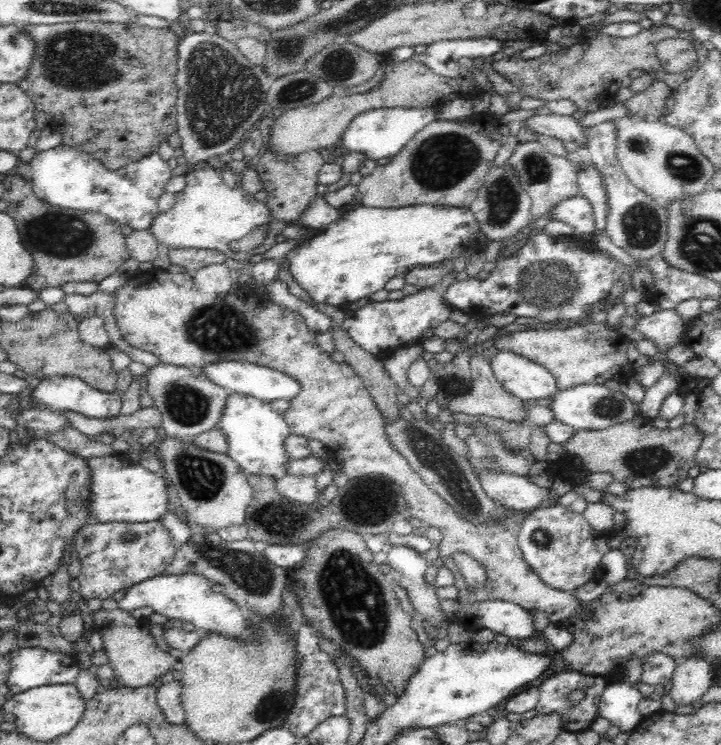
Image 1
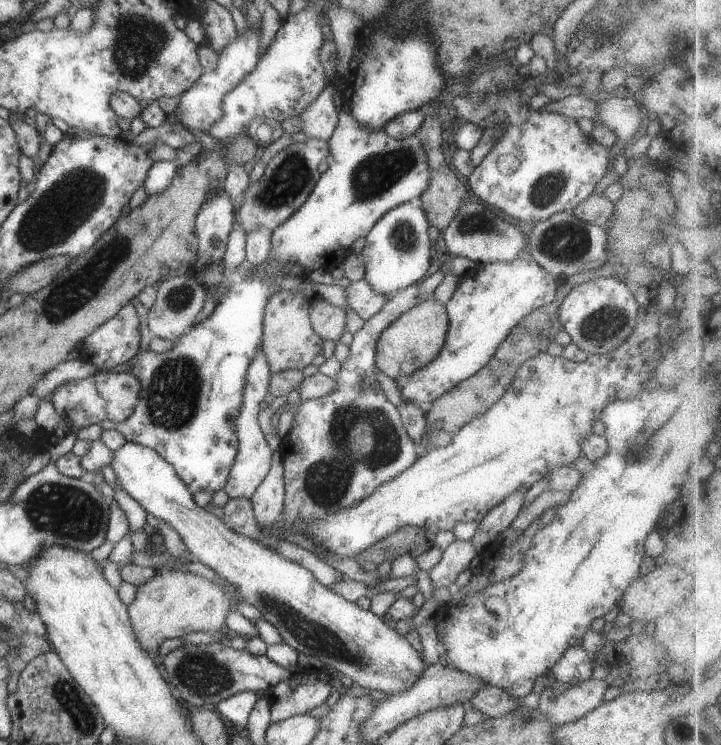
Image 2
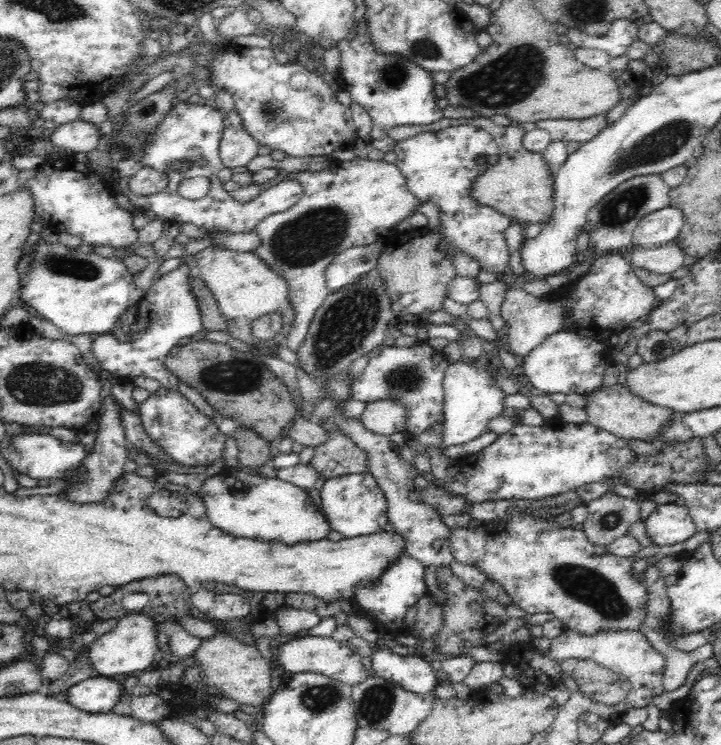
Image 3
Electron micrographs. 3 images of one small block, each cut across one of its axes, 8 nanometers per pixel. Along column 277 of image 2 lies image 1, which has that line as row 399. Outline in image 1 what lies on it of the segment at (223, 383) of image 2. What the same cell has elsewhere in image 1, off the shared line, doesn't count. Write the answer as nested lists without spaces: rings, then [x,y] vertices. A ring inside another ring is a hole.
[[[244,361],[218,362],[207,365],[202,369],[202,372],[207,375],[210,381],[214,382],[217,386],[222,386],[230,394],[236,393],[244,396],[252,396],[263,402],[270,403],[274,400],[288,400],[292,402],[301,394],[300,382],[278,370],[258,366],[255,363]]]

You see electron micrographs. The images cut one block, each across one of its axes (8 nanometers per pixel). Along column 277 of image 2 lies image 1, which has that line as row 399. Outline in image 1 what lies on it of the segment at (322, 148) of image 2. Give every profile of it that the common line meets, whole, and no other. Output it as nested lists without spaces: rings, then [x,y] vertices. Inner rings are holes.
[[[163,363],[149,370],[143,386],[147,395],[155,400],[154,407],[162,413],[166,434],[182,439],[193,438],[217,427],[230,395],[222,386],[202,379],[197,369]]]

